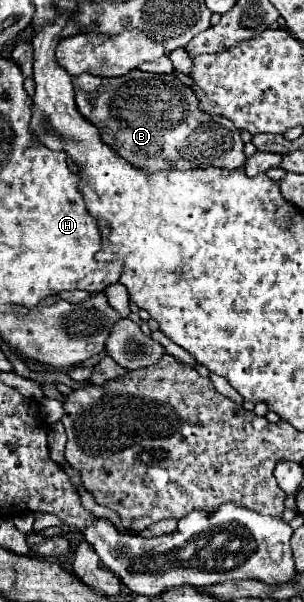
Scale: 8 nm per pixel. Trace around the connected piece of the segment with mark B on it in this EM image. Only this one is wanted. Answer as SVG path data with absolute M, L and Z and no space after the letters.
M133 69L121 77L95 77L83 73L73 77L75 99L81 115L97 123L101 139L135 167L147 171L221 167L237 169L247 157L239 129L221 115L201 111L193 89L173 73L147 73Z

